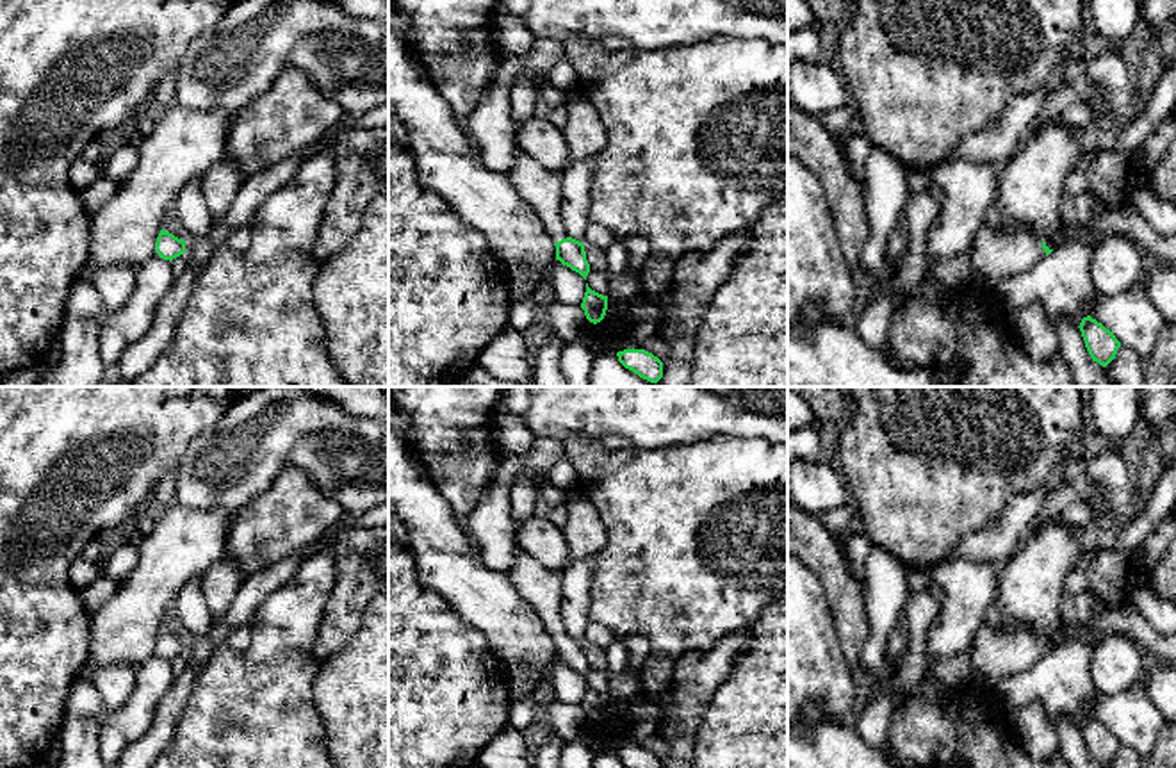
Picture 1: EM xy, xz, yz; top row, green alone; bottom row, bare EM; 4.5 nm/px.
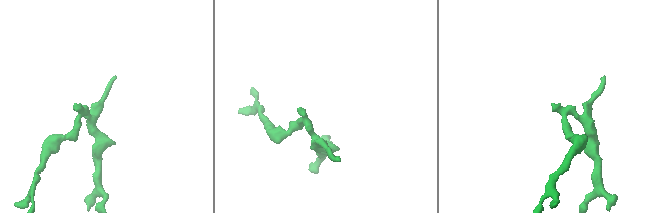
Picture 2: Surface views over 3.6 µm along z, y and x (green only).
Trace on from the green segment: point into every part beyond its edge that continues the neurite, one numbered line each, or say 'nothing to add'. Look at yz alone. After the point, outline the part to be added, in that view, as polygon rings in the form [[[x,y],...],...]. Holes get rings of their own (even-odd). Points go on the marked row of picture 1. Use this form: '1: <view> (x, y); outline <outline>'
1: yz (995, 253); outline [[[984,225],[969,248],[971,280],[989,289],[1000,282],[1025,273],[1046,257],[1042,241],[1025,230],[1001,230]]]

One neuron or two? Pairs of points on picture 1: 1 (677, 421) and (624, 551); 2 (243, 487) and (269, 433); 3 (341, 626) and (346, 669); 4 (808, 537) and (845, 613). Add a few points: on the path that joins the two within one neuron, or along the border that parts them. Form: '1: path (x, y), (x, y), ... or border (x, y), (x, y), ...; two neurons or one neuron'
1: border (710, 437), (699, 442), (631, 448); two neurons
2: path (243, 474), (243, 460), (257, 446); one neuron
3: border (364, 610), (360, 629), (323, 661); two neurons
4: path (825, 556), (845, 594); one neuron

